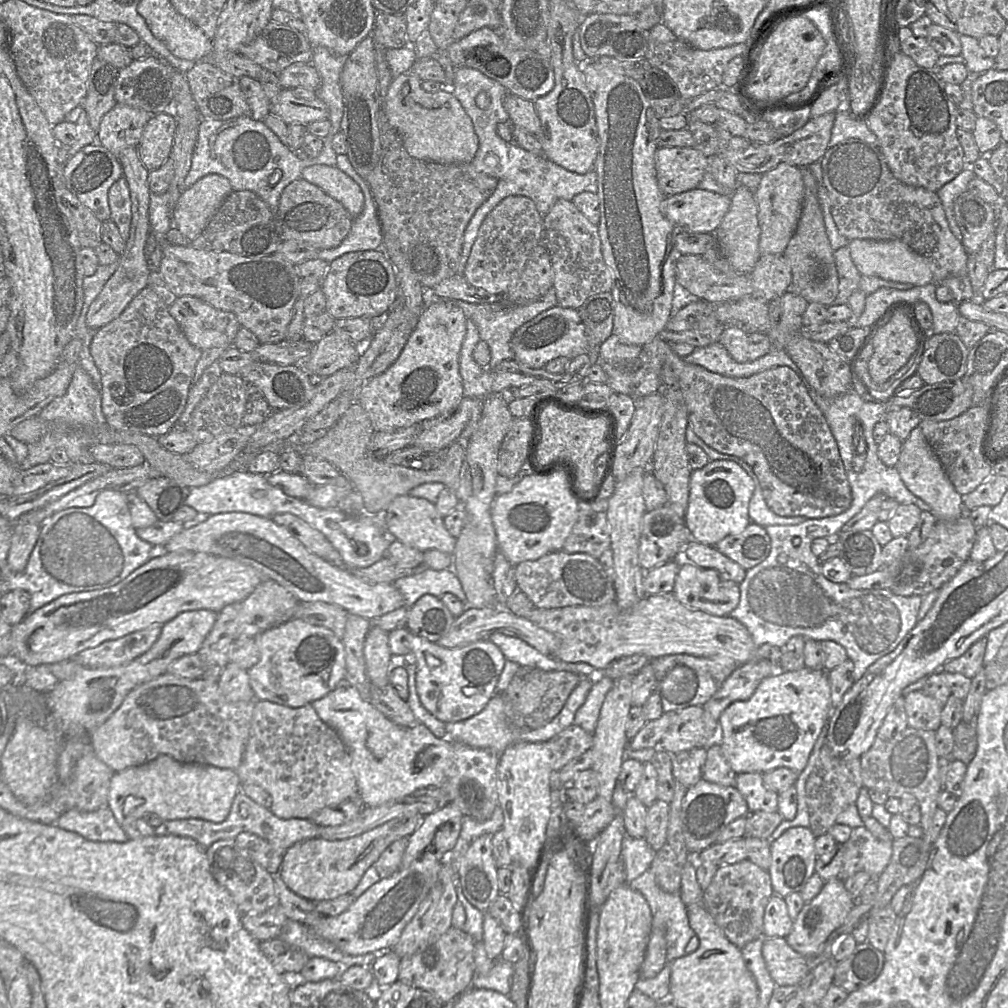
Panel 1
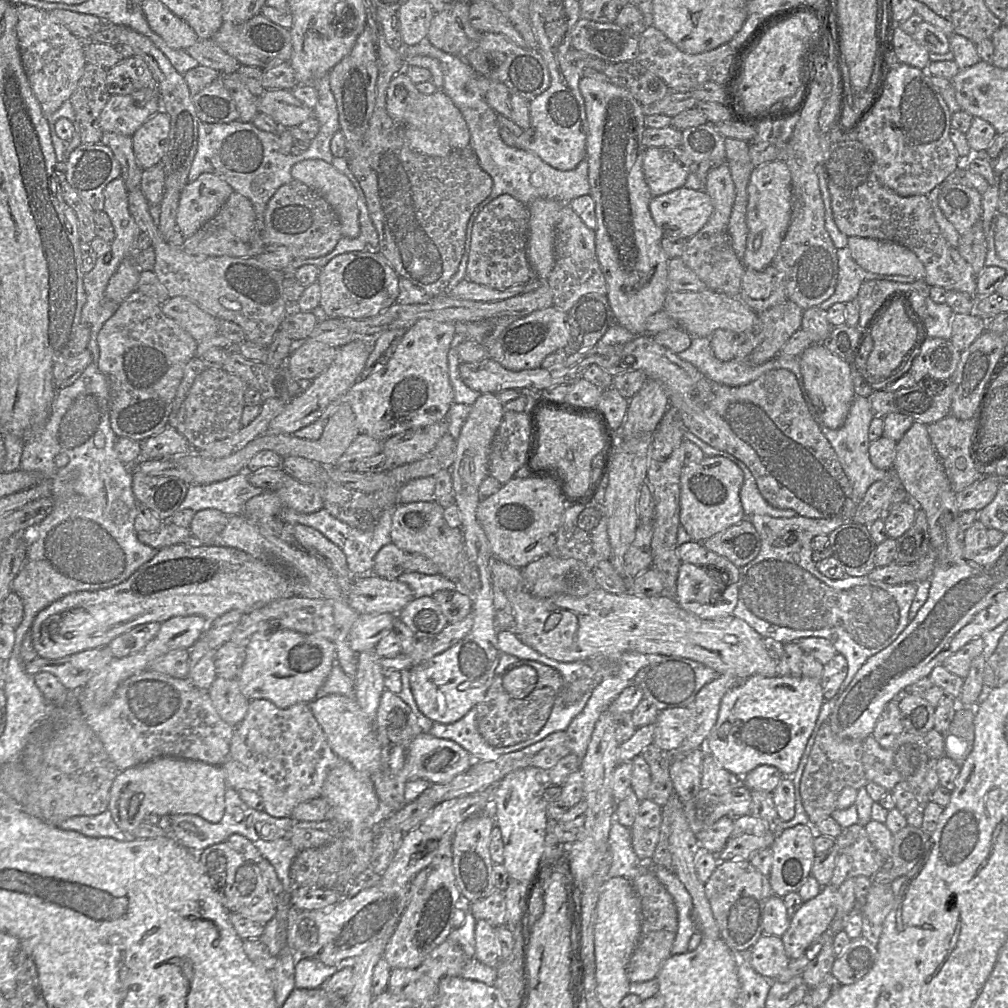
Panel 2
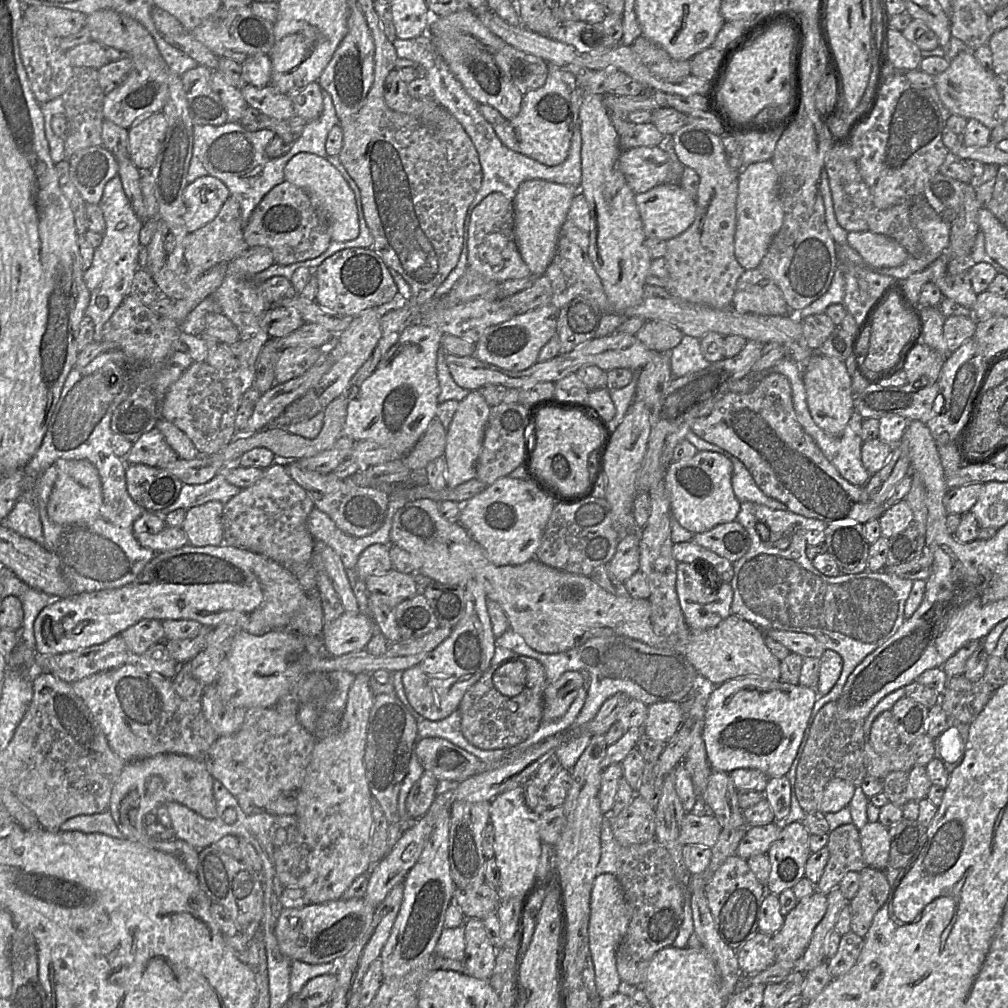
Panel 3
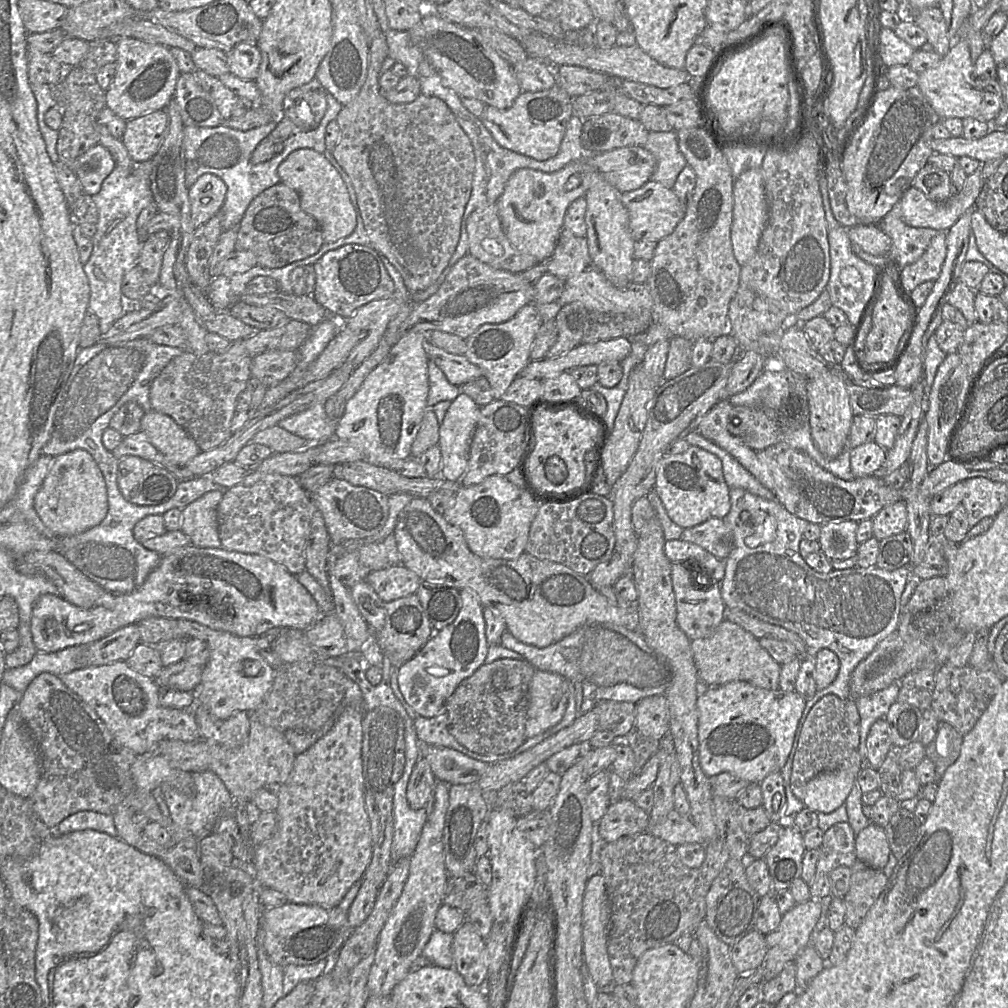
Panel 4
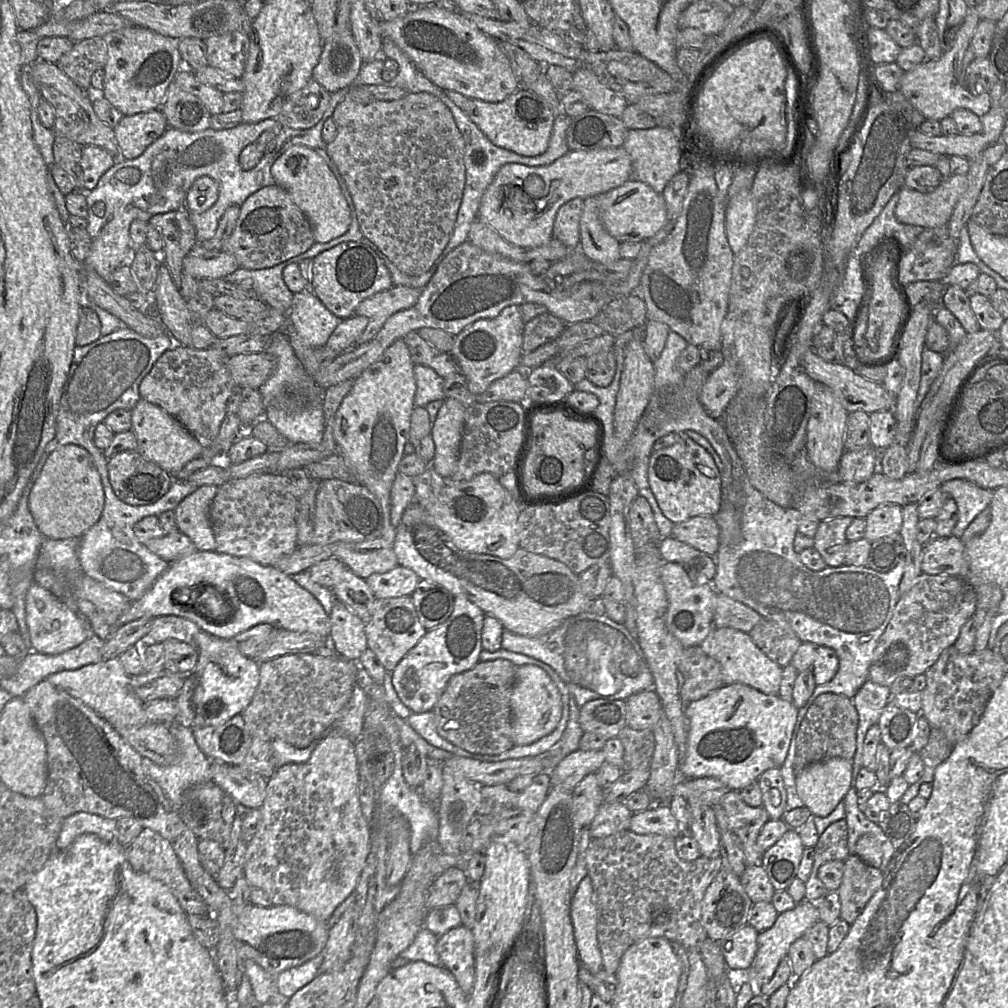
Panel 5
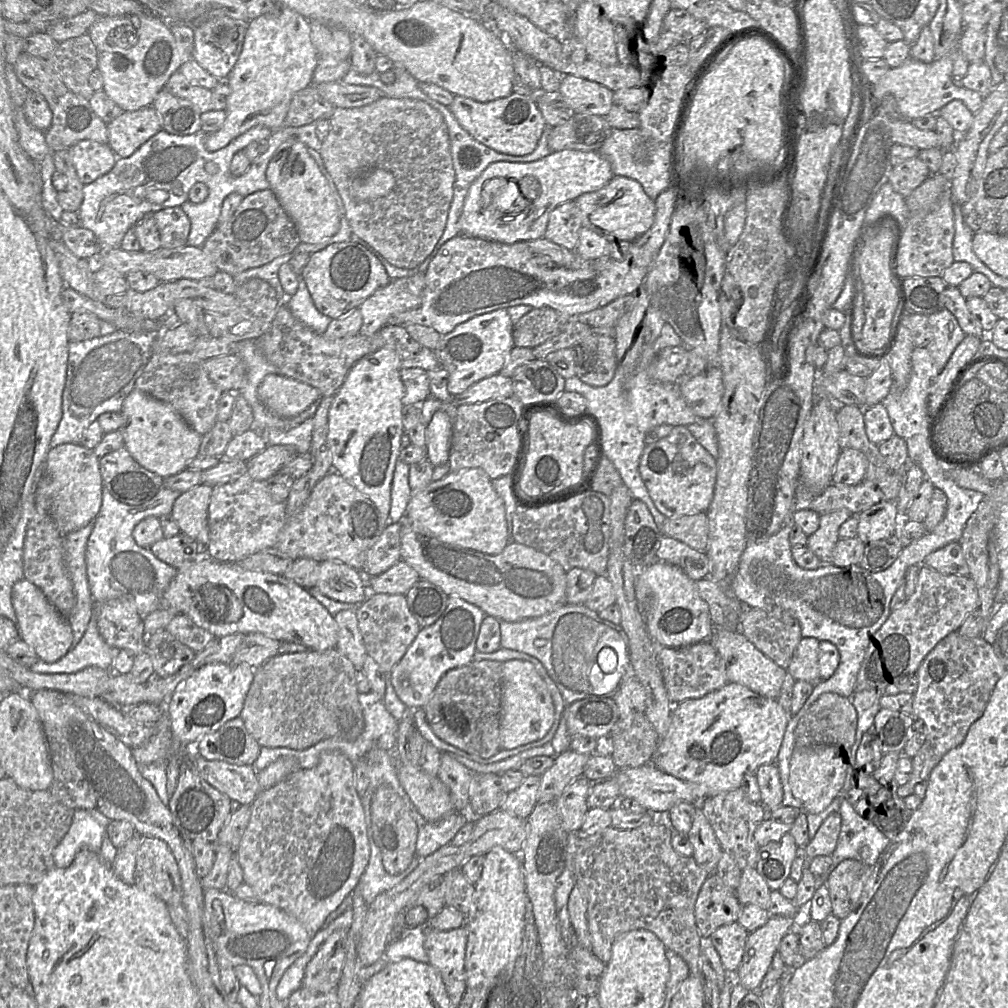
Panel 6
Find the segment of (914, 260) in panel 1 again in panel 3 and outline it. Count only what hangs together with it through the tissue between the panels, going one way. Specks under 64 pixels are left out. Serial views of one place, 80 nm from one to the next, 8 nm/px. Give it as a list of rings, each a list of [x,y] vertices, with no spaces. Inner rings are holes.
[[[847,232],[847,244],[875,268],[901,266],[910,256],[898,242],[872,232]]]

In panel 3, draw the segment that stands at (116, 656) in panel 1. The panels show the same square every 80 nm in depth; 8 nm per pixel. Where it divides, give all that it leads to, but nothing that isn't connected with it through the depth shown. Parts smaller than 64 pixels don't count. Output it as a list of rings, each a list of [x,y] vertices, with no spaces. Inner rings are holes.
[[[144,619],[129,627],[121,634],[132,658],[146,652],[151,646],[163,642],[164,629],[162,621]]]

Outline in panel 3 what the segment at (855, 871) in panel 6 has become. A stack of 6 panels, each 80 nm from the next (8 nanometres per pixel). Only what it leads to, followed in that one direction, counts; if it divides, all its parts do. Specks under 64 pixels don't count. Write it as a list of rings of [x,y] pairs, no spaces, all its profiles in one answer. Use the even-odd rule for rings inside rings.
[[[866,866],[860,872],[860,887],[849,901],[851,931],[865,937],[874,916],[885,904],[890,894],[890,884],[883,870]]]

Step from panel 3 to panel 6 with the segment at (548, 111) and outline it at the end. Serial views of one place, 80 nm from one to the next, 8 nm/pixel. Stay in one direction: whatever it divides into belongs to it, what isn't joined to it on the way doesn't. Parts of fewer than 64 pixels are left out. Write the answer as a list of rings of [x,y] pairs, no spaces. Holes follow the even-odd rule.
[[[512,93],[486,103],[455,95],[448,107],[460,126],[475,140],[504,154],[524,156],[532,153],[548,128],[538,102],[530,95]]]

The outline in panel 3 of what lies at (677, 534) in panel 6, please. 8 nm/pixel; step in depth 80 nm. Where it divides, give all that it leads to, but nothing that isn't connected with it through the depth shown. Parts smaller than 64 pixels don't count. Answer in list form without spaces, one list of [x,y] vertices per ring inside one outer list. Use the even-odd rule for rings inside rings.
[[[736,521],[719,524],[708,531],[694,534],[692,541],[731,563],[742,558],[750,548],[750,537],[746,529]]]

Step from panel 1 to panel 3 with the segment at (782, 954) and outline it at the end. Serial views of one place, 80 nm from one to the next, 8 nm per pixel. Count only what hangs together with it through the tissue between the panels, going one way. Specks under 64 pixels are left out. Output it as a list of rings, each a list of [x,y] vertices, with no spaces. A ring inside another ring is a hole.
[[[758,932],[736,952],[742,974],[761,972],[776,962],[772,936]]]

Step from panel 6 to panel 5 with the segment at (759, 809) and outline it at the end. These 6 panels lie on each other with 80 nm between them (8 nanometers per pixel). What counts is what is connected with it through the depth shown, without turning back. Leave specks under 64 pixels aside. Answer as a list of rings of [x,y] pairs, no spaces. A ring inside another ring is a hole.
[[[729,790],[712,804],[719,833],[729,833],[737,846],[743,851],[746,867],[762,865],[762,853],[756,840],[770,819],[766,810],[751,807],[741,798],[739,791]]]

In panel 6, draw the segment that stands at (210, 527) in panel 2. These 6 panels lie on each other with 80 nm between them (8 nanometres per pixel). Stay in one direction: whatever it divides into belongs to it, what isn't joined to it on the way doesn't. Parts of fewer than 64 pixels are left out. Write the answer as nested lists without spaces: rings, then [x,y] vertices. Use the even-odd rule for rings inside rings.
[[[197,485],[183,492],[174,502],[171,515],[180,533],[207,548],[209,543],[208,507],[213,487]]]

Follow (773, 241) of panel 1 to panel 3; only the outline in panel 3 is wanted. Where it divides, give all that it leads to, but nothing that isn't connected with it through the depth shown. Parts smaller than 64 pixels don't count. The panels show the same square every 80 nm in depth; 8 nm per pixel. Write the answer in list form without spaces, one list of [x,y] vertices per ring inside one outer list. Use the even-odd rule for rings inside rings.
[[[772,162],[752,163],[738,174],[734,254],[744,270],[758,268],[768,247],[783,223],[783,209],[778,196],[778,179]]]

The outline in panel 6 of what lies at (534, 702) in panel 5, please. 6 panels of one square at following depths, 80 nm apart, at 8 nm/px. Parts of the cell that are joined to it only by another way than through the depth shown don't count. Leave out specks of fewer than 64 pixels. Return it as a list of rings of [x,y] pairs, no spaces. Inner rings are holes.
[[[523,660],[502,664],[502,704],[499,744],[509,750],[543,738],[554,723],[555,707],[545,681],[535,666]]]

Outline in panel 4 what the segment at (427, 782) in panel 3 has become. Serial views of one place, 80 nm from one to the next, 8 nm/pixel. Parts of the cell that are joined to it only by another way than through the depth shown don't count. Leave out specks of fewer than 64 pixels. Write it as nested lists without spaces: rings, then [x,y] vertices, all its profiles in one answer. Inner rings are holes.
[[[419,754],[407,785],[406,798],[409,806],[414,810],[425,809],[436,782],[429,763]]]

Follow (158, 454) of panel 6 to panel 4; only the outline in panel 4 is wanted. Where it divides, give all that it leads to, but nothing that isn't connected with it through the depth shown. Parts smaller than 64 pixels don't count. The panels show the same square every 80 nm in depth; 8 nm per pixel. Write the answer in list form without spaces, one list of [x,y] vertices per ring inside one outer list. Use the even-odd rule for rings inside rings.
[[[153,409],[147,410],[142,417],[141,431],[177,466],[185,466],[202,452],[194,439],[170,416]]]

